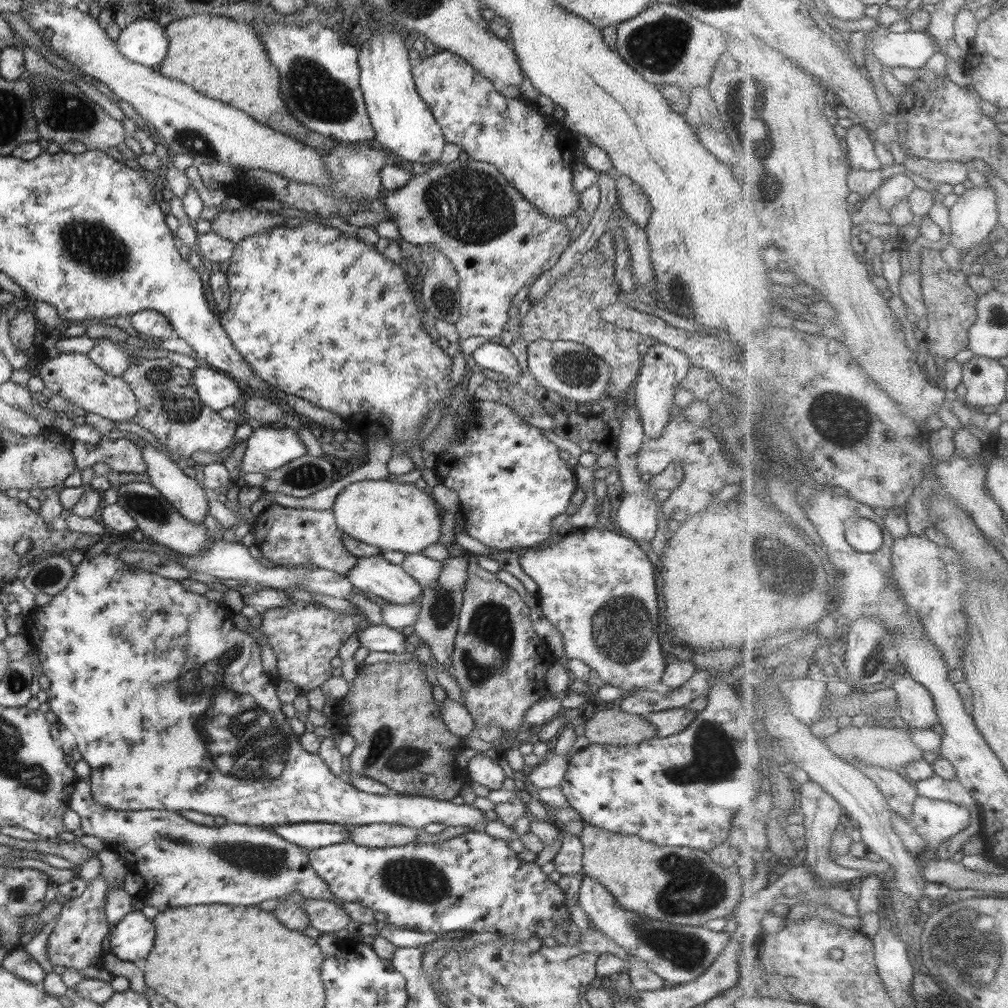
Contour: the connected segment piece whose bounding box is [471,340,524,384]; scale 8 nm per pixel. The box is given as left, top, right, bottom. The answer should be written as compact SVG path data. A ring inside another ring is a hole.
M489 340L478 347L471 356L474 359L473 369L504 374L508 383L519 384L524 373L517 358L507 346Z

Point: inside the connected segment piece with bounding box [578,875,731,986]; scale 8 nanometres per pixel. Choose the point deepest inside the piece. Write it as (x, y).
(678, 954)

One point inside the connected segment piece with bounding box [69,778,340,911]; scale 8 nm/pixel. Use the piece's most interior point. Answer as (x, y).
(183, 863)

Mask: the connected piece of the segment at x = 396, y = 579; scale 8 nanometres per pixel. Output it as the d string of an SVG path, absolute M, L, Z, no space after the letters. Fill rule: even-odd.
M381 554L358 558L352 570L348 571L347 578L354 587L381 597L390 604L406 606L418 603L418 598L423 596L422 587L406 573L403 566L388 562Z

